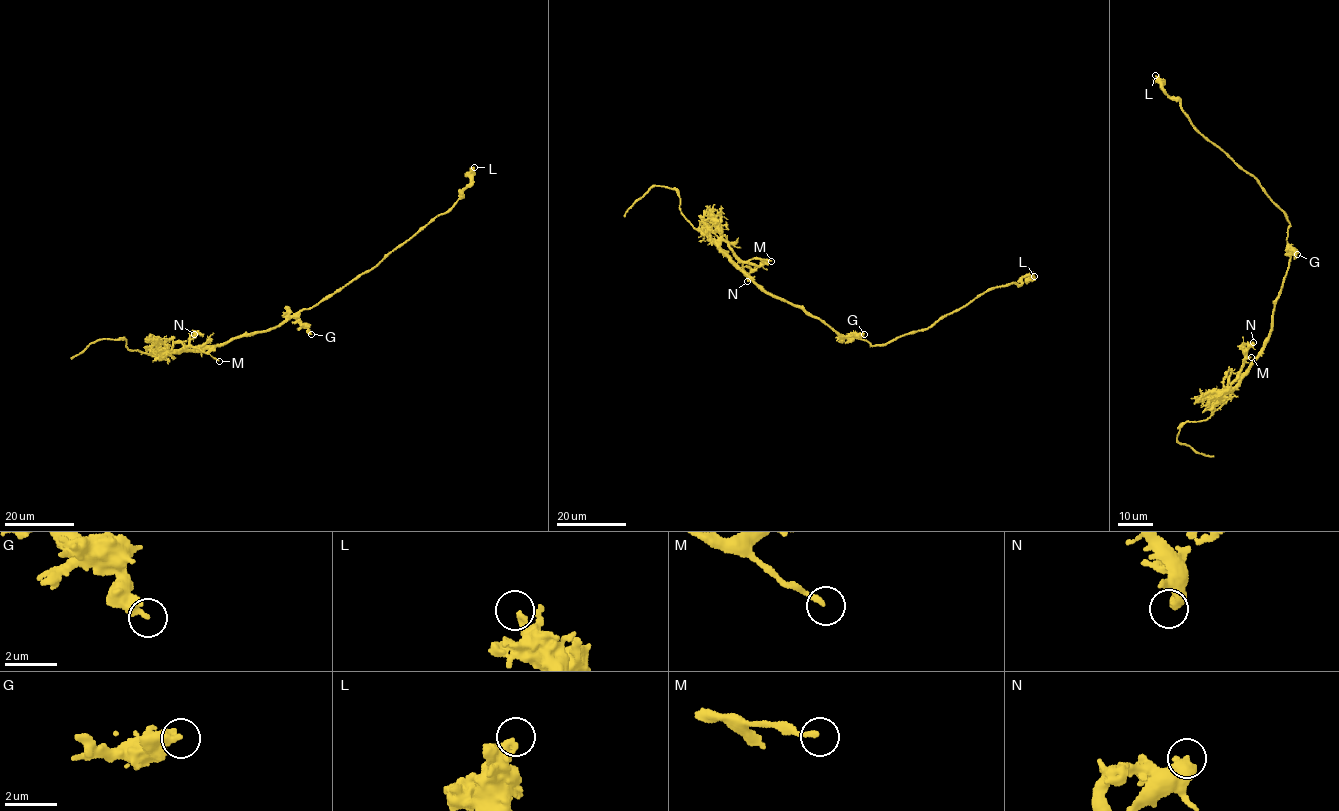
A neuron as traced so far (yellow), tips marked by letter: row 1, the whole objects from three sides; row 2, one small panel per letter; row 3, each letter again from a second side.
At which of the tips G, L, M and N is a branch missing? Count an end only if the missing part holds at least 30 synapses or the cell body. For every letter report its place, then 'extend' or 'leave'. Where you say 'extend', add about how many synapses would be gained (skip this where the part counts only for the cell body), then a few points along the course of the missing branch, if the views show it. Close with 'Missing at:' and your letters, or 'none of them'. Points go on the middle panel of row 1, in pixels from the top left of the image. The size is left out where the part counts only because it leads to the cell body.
G: at (864, 334); leave
L: at (1034, 276); leave
M: at (771, 261); leave
N: at (747, 281); leave
Missing at: none of them

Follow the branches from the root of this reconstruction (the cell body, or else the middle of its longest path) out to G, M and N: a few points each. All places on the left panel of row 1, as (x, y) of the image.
G: (274, 327), (296, 317), (311, 334)
M: (274, 327), (244, 334), (221, 344), (167, 353), (195, 347), (219, 361)
N: (274, 327), (244, 334), (221, 344), (167, 354), (188, 345), (189, 336), (194, 334)

